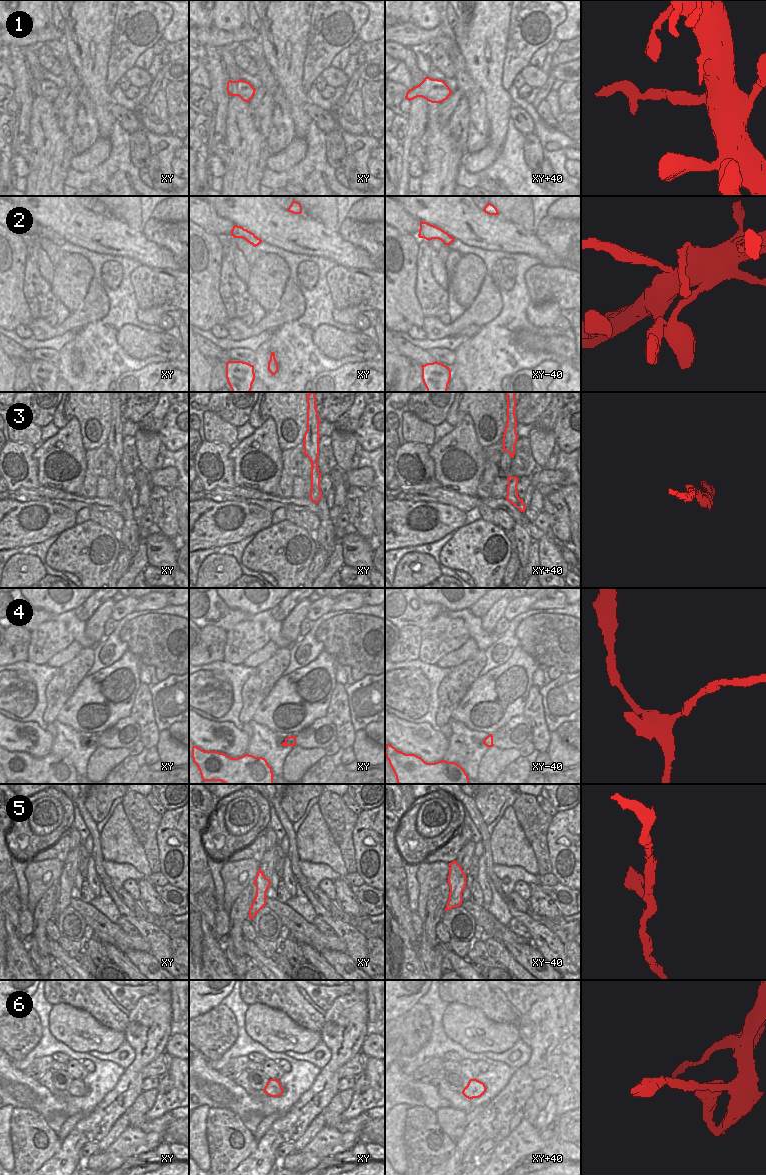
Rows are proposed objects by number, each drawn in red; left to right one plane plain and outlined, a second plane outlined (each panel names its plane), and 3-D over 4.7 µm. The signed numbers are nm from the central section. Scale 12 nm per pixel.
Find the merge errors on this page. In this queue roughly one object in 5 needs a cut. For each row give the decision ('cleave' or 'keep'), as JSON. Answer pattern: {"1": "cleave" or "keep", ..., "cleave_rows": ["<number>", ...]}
{"1": "cleave", "2": "cleave", "3": "keep", "4": "keep", "5": "keep", "6": "keep", "cleave_rows": ["1", "2"]}

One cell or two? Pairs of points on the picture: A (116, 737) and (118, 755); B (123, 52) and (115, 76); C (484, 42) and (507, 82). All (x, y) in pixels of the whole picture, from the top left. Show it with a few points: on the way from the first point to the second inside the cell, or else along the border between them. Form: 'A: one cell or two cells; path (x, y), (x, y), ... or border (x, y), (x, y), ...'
A: two cells; border (100, 745), (106, 748), (128, 749)
B: one cell; path (122, 58), (116, 70)
C: two cells; border (506, 50), (503, 63), (502, 86), (507, 91)

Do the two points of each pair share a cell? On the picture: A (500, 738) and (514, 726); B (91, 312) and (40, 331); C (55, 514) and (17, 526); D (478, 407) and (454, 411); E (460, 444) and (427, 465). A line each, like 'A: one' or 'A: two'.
A: one
B: one
C: one
D: one
E: two

